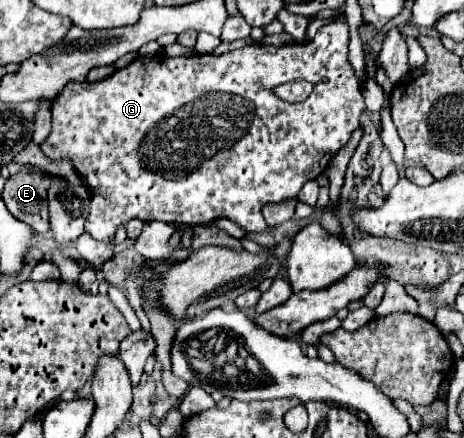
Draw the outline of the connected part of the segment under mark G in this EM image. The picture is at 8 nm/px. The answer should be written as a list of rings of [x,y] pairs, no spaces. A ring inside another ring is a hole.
[[[337,19],[335,23],[323,25],[315,39],[307,43],[287,43],[281,47],[265,47],[265,45],[245,45],[241,49],[223,53],[219,57],[215,55],[191,55],[191,57],[167,57],[167,55],[155,55],[155,57],[137,57],[131,61],[127,67],[111,73],[107,79],[101,81],[83,81],[83,83],[69,83],[61,91],[61,95],[53,101],[51,105],[51,133],[49,137],[41,143],[41,151],[49,159],[71,159],[75,171],[81,175],[85,181],[89,193],[91,193],[91,211],[85,223],[85,231],[97,239],[97,241],[107,241],[113,239],[115,231],[119,227],[125,227],[131,219],[139,219],[143,223],[151,221],[161,221],[169,225],[209,225],[215,219],[229,219],[243,227],[247,233],[257,233],[265,231],[267,223],[265,222],[261,207],[265,203],[279,203],[289,197],[297,197],[299,189],[303,187],[305,181],[317,179],[329,165],[333,153],[347,145],[351,139],[351,133],[359,129],[359,115],[365,109],[363,95],[359,89],[359,79],[355,77],[355,71],[347,59],[349,51],[349,27],[347,21]],[[293,79],[305,79],[313,83],[311,95],[301,101],[301,103],[285,103],[277,95],[271,93],[271,87],[293,81]]]

